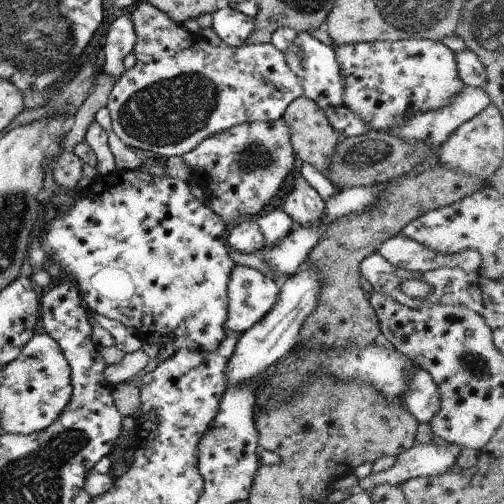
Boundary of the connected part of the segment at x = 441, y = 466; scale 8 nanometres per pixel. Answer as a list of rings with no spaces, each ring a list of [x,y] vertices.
[[[431,442],[414,443],[405,452],[397,455],[387,470],[370,472],[369,476],[358,479],[357,488],[368,493],[379,484],[399,486],[412,478],[445,474],[456,464],[455,458],[459,450],[455,444],[447,443],[445,446],[438,446]]]

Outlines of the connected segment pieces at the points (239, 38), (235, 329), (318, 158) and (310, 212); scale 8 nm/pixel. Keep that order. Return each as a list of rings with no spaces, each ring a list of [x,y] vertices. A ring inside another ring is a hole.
[[[220,5],[210,16],[210,28],[230,48],[243,45],[255,27],[254,18],[244,16],[226,5]]]
[[[233,265],[231,274],[229,274],[229,282],[226,288],[227,294],[227,320],[223,324],[223,334],[240,334],[251,328],[253,324],[259,322],[277,302],[277,294],[279,294],[279,286],[270,278],[263,276],[261,272],[257,272],[254,268],[248,266]]]
[[[301,95],[285,108],[282,119],[289,128],[290,143],[298,163],[311,164],[319,174],[327,176],[333,148],[337,146],[341,136],[331,128],[324,111],[315,102]]]
[[[295,172],[295,182],[289,194],[283,198],[282,209],[295,226],[317,226],[321,224],[324,213],[324,202],[319,194]]]

